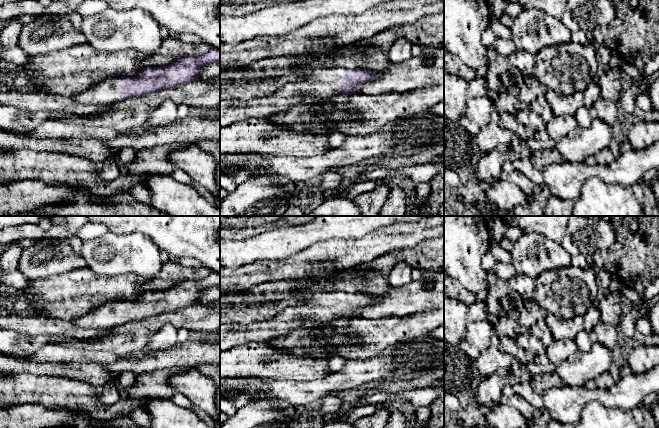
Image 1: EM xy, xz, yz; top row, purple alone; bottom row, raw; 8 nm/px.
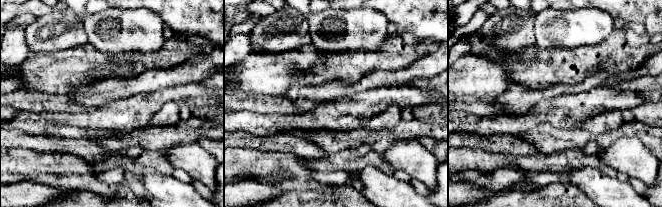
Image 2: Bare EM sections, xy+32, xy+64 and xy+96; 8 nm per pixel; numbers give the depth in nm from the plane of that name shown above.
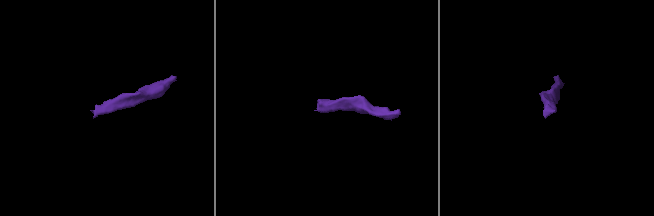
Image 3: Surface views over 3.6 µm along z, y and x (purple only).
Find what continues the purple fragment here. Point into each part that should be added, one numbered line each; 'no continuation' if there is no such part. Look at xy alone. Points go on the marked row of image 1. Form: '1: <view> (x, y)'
1: xy (105, 92)

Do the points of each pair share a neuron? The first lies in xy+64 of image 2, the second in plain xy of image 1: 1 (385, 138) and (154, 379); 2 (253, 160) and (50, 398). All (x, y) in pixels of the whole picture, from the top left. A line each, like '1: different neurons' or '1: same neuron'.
1: different neurons
2: same neuron

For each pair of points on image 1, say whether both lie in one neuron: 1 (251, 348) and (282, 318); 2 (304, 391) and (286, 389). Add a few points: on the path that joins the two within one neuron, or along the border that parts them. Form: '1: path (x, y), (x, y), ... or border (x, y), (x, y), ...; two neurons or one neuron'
1: border (258, 341), (243, 341), (235, 347); two neurons
2: path (300, 391), (290, 391); one neuron

